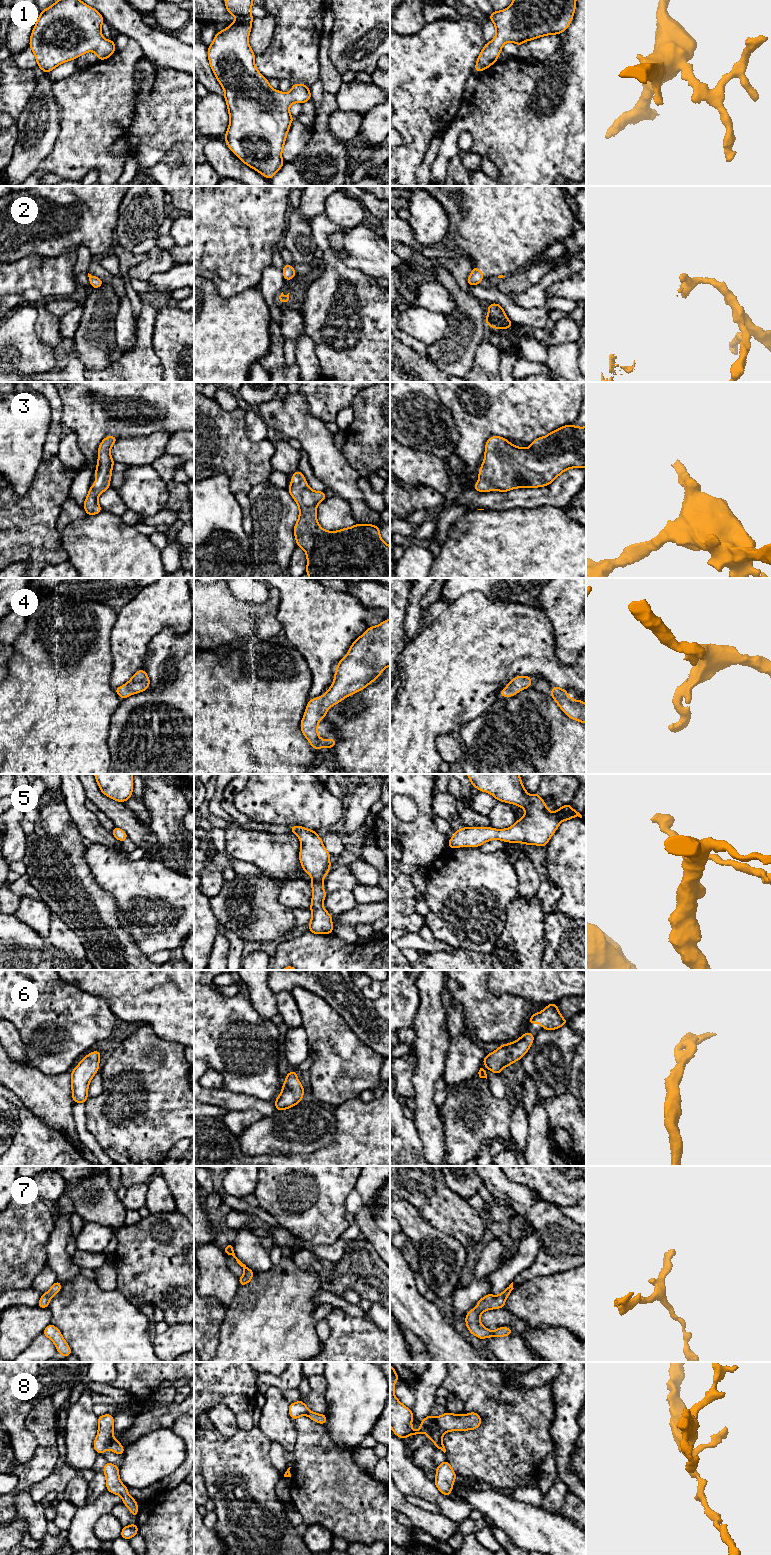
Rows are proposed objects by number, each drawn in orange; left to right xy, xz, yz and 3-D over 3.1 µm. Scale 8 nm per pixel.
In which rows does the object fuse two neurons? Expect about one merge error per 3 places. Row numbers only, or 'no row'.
8

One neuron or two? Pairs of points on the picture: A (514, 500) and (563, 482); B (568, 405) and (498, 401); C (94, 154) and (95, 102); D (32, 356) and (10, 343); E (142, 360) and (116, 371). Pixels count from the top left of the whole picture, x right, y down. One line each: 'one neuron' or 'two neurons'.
A: one neuron
B: one neuron
C: one neuron
D: one neuron
E: one neuron

